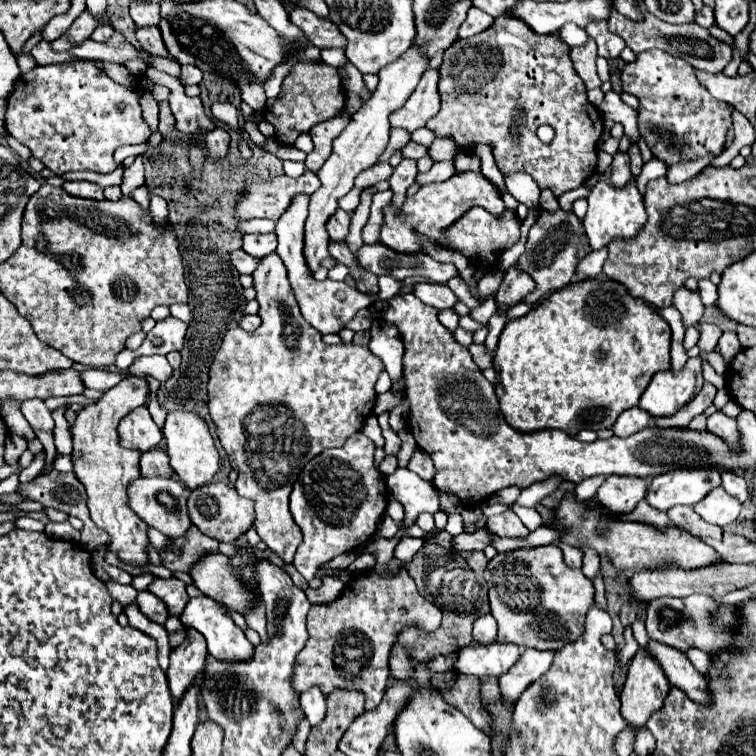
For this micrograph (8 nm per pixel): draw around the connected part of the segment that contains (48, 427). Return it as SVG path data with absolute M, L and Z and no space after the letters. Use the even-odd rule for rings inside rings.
M42 399L24 401L20 409L22 409L24 417L28 419L28 423L30 423L30 427L32 427L34 431L46 431L46 433L52 433L52 431L54 431L52 413L48 411L48 407L44 405Z

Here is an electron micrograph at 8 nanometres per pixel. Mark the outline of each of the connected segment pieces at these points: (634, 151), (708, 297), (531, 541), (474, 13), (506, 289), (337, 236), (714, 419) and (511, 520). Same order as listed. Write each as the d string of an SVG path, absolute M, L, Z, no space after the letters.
M636 143L630 145L628 155L630 155L630 169L632 169L632 175L640 175L640 169L642 169L642 153L640 153L640 149L638 149Z
M700 279L698 287L700 287L700 295L702 295L702 303L704 303L706 307L714 305L714 303L716 303L716 297L718 297L718 293L716 293L716 285L714 285L714 283L710 281L710 279Z
M538 527L536 531L530 533L530 537L526 539L520 539L520 543L524 543L524 547L540 547L540 545L548 545L548 543L554 543L558 539L558 531L550 529L550 527Z
M472 7L472 9L468 11L466 21L460 25L460 37L462 37L462 39L468 39L468 37L472 37L472 35L482 33L482 31L488 29L490 25L492 25L492 17L488 17L488 13L484 13L482 9Z
M512 265L508 271L504 271L504 279L502 279L502 285L496 293L496 301L498 301L498 305L502 305L502 303L516 305L534 287L536 287L536 283L532 281L532 277L528 277L528 273L520 273L516 269L516 265Z
M338 209L330 219L328 219L328 235L332 241L344 241L346 235L348 235L348 229L350 229L350 213Z
M716 411L716 413L712 413L708 417L706 429L716 433L718 437L722 437L730 447L736 447L736 443L740 439L740 433L738 433L738 427L736 427L736 419L724 415L722 411Z
M504 511L500 515L488 517L486 527L498 537L526 537L530 533L514 511Z

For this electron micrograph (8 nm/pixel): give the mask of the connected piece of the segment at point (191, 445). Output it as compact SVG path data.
M172 411L166 417L164 429L162 429L164 437L166 437L166 453L170 457L170 467L176 471L176 475L184 481L184 485L188 489L196 489L206 485L214 473L220 469L220 457L218 457L218 449L214 445L214 439L210 435L208 423L190 411Z

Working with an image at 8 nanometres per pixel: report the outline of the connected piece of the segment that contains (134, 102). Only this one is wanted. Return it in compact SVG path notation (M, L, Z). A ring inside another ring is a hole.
M72 59L66 63L52 63L36 67L22 75L14 91L8 97L6 109L6 131L32 151L32 157L42 161L56 175L68 171L96 171L112 173L116 169L114 151L122 145L140 145L150 137L150 127L142 117L142 107L138 103L142 87L124 87L112 81L106 71L90 59Z

